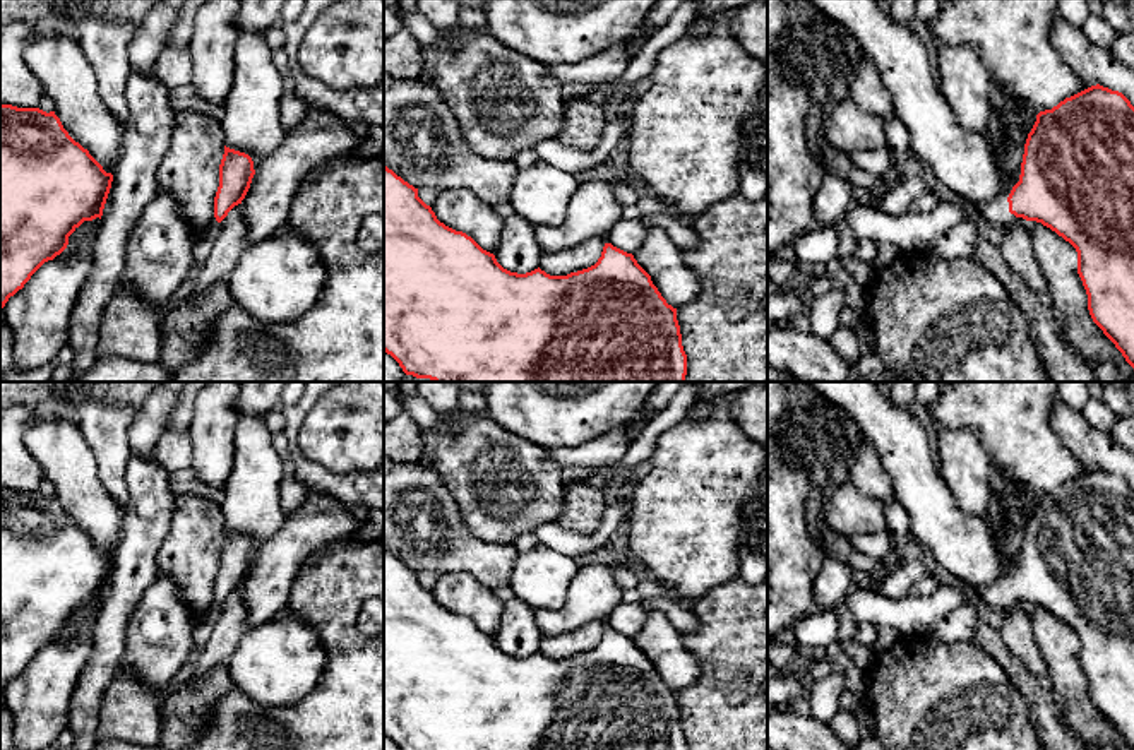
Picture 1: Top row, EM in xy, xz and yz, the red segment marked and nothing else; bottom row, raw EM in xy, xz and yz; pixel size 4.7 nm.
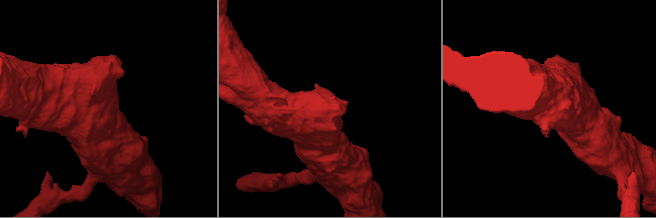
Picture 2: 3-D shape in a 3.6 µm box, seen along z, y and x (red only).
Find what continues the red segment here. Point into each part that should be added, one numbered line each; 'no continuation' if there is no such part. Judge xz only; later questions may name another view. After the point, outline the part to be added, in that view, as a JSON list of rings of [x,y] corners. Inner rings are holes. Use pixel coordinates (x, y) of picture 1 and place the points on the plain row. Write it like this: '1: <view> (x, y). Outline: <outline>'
no continuation

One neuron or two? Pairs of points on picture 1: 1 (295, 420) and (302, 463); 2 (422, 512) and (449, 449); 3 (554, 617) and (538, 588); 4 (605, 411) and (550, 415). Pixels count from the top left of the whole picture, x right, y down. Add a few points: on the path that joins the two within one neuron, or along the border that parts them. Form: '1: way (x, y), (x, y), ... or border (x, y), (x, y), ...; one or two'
1: way (293, 430), (297, 452); one
2: border (420, 459), (437, 473), (459, 509); two
3: border (574, 577), (559, 608), (535, 612); two
4: way (591, 411), (564, 411); one

